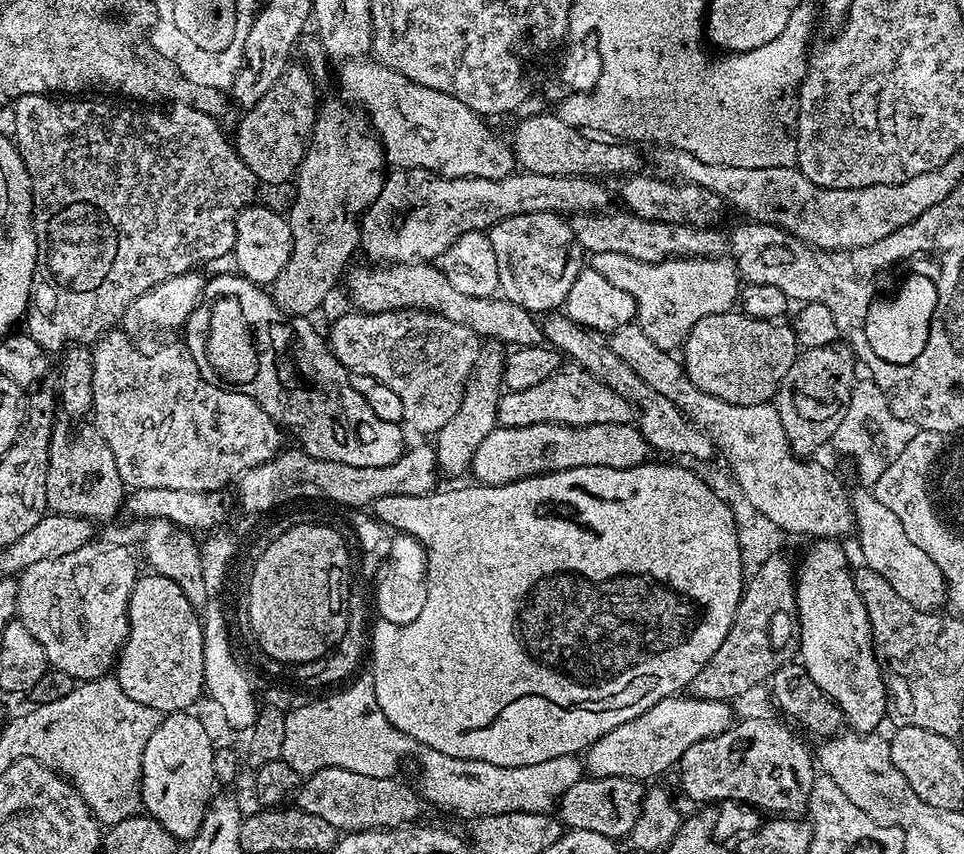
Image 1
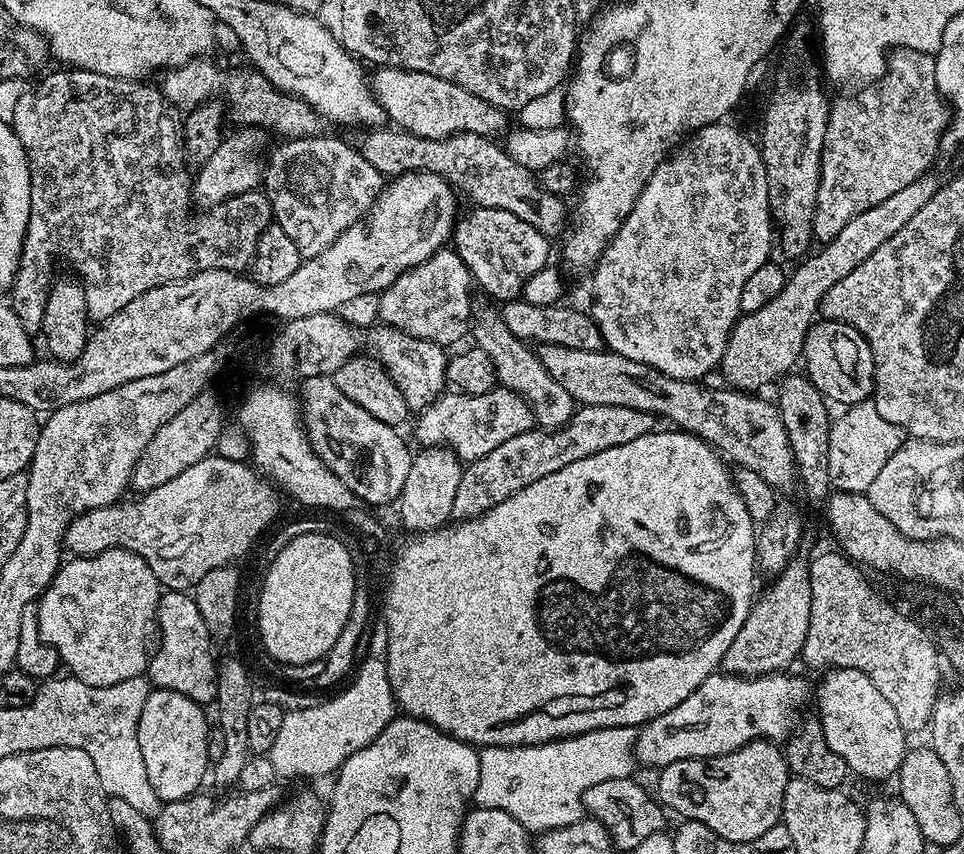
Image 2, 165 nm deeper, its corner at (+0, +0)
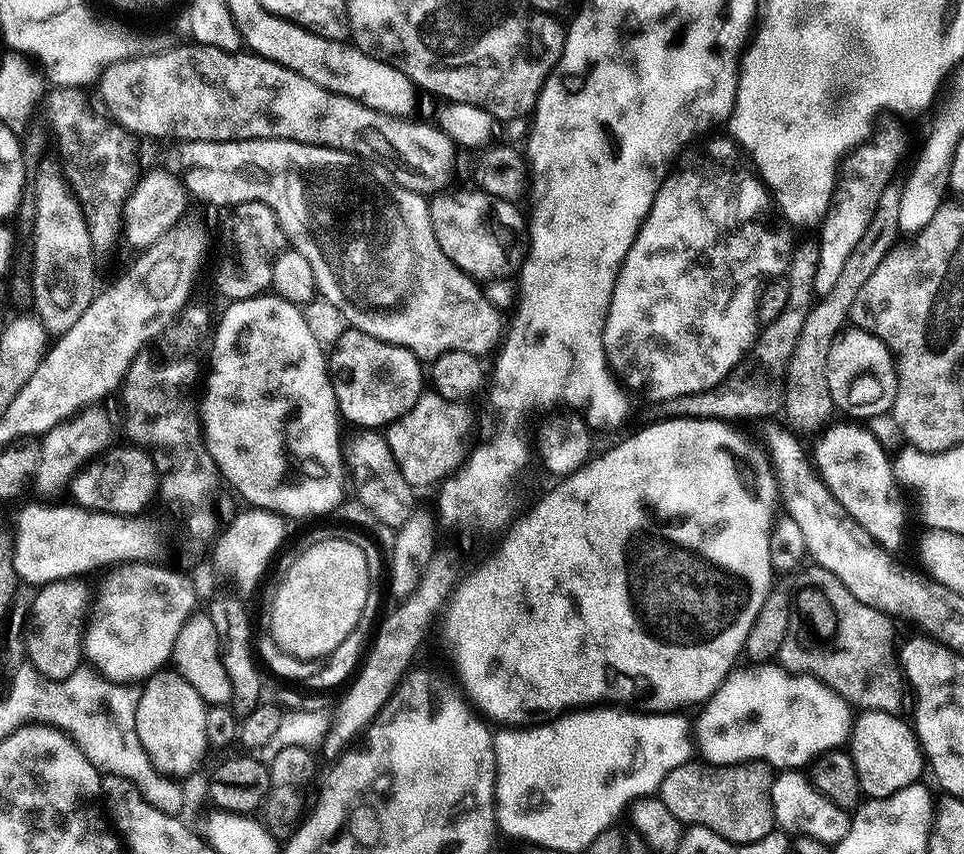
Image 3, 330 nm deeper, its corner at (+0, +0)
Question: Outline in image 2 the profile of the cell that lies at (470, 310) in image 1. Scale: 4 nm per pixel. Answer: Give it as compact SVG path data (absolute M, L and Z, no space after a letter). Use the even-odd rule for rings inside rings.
M541 343L538 355L542 366L546 366L546 370L558 382L558 386L562 386L562 390L566 390L566 394L570 394L577 405L630 406L630 410L646 410L651 416L657 418L665 416L672 423L669 425L706 441L721 457L727 458L733 465L754 470L775 490L788 488L792 483L794 485L797 483L795 456L791 452L790 438L787 437L780 409L771 399L763 400L763 395L749 394L731 386L707 388L707 383L704 382L670 378L642 362L634 362L634 358L622 358L622 354L609 352L604 348L574 350L557 344Z

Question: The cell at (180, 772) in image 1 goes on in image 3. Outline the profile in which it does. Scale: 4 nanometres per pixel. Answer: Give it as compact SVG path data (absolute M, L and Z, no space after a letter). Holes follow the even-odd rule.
M161 670L143 681L136 711L138 738L146 754L150 754L150 762L154 762L156 769L165 776L184 778L180 776L190 775L210 752L206 738L207 709L198 690L194 690L180 672Z

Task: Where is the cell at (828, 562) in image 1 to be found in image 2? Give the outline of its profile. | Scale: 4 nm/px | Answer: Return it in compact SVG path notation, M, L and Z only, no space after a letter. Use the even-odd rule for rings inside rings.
M838 668L823 673L820 680L820 713L818 719L826 734L826 746L834 750L846 762L849 773L853 777L861 776L864 780L888 780L899 773L904 756L910 751L909 737L906 735L902 722L898 722L898 714L894 714L894 706L886 702L886 697L862 670Z

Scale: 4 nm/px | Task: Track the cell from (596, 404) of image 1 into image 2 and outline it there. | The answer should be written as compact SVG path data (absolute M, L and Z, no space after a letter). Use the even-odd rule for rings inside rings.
M499 386L491 388L486 394L473 396L455 390L441 394L415 419L417 445L448 448L462 462L482 458L490 454L490 450L502 446L502 442L518 438L518 434L533 431L534 428L532 407L517 392Z

